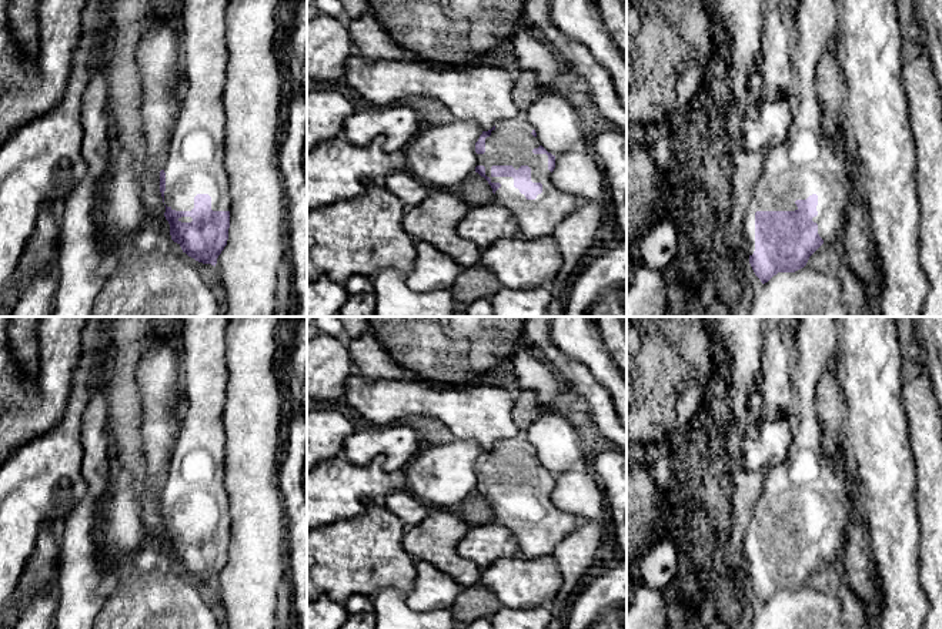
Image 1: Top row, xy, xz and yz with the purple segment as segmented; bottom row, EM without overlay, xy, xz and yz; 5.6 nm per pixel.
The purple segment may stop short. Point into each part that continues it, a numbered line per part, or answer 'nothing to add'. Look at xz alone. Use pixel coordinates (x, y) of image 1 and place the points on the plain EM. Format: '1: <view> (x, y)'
1: xz (511, 462)

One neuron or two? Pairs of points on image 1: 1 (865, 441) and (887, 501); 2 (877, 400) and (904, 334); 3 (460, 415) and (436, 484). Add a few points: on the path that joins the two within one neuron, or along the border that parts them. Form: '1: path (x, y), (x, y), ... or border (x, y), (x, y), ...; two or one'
1: path (879, 455), (887, 468), (887, 487); one
2: border (897, 331), (904, 378); two
3: border (456, 438), (474, 440), (484, 449); two

